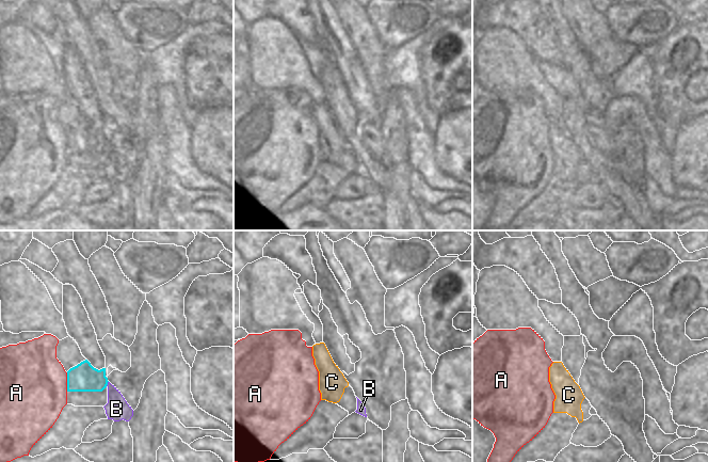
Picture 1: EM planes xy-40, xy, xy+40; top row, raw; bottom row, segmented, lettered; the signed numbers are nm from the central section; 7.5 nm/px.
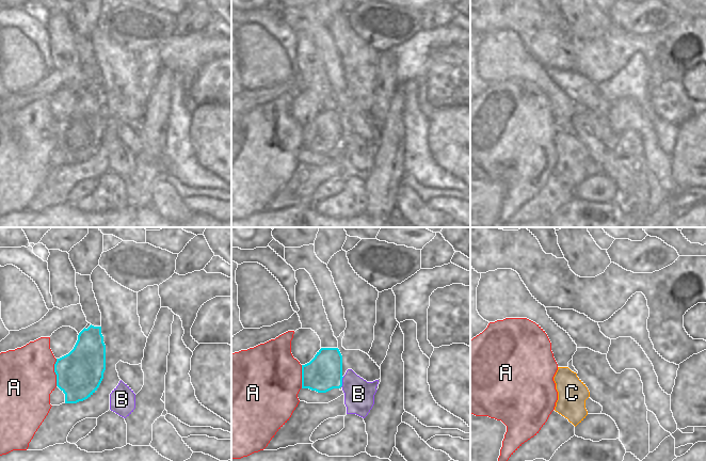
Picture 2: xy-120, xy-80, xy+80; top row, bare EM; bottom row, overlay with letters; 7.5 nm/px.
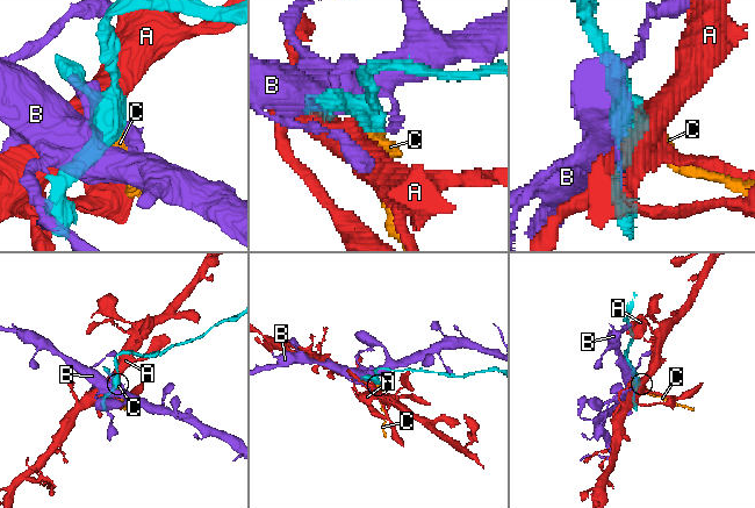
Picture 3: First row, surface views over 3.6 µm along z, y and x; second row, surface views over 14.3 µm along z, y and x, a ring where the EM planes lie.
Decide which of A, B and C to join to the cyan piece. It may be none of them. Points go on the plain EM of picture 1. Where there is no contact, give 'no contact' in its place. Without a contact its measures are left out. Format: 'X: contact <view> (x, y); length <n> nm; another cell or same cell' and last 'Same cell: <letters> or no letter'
A: contact xy-40 (67, 143); length 140 nm; another cell
B: contact xy-40 (107, 144); length 40 nm; another cell
C: no contact; another cell
Same cell: no letter

